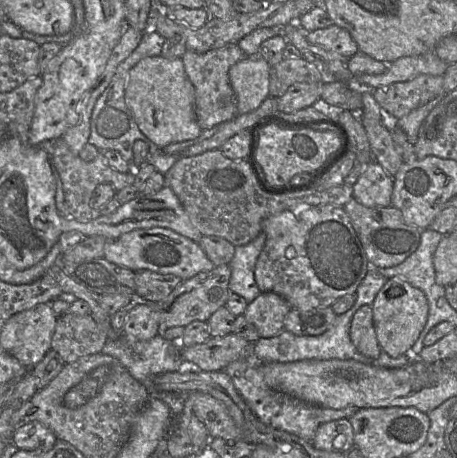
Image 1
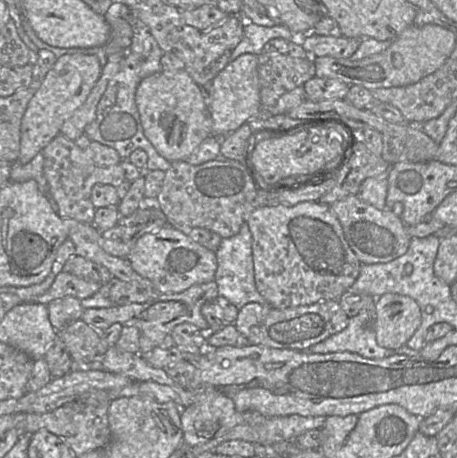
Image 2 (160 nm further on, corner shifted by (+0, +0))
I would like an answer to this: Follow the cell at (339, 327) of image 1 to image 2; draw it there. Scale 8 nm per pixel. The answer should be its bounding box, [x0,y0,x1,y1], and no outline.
[301,312,420,359]

